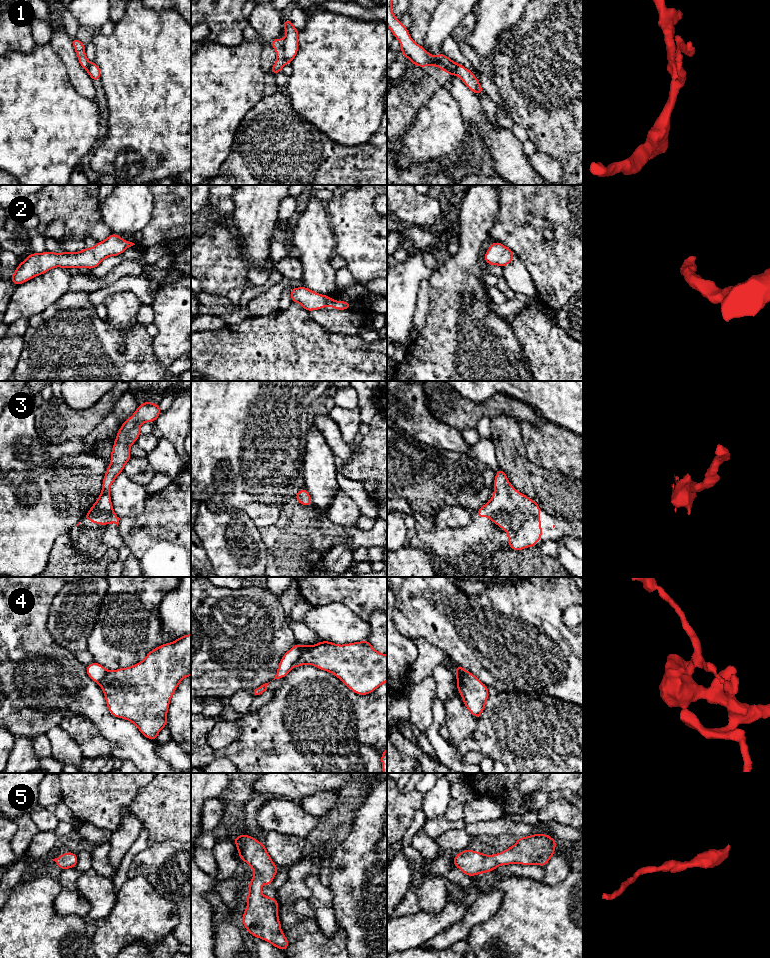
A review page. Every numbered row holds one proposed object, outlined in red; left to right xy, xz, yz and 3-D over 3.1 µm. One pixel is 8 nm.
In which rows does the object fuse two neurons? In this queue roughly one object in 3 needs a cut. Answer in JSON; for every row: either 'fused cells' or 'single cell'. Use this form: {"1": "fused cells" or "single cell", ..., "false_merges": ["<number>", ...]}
{"1": "fused cells", "2": "single cell", "3": "single cell", "4": "fused cells", "5": "single cell", "false_merges": ["1", "4"]}

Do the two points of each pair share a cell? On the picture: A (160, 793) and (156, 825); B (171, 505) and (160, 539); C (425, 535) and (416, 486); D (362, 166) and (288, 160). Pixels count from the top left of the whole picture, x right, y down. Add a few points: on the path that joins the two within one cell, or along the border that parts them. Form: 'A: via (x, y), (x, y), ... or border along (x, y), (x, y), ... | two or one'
A: via (160, 801), (157, 805), (157, 817) | one
B: via (171, 513), (171, 528), (168, 531) | one
C: border along (422, 525), (426, 527) | two
D: via (344, 165), (306, 163) | one

